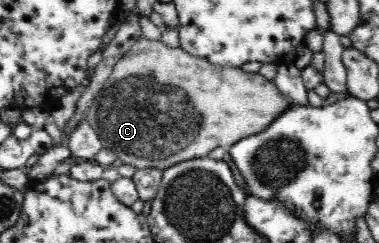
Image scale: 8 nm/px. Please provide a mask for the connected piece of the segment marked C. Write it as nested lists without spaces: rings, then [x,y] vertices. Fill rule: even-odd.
[[[144,36],[140,37],[116,63],[113,71],[108,77],[104,87],[94,99],[93,106],[87,112],[87,122],[97,132],[102,148],[111,149],[119,154],[126,162],[132,163],[136,169],[158,168],[160,170],[168,169],[168,166],[176,165],[180,161],[196,159],[196,157],[206,157],[212,149],[216,147],[230,148],[240,137],[250,137],[252,133],[263,132],[281,113],[291,108],[294,103],[273,83],[260,76],[258,72],[246,72],[242,68],[229,68],[214,65],[204,58],[197,58],[190,55],[180,47],[167,47],[160,40],[150,40]]]

